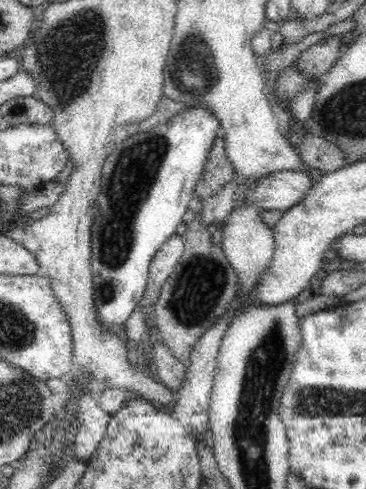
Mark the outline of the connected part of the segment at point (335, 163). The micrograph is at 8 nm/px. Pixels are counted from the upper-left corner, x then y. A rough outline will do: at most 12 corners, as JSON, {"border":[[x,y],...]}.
{"border":[[310,133],[298,152],[316,175],[346,164],[338,146]]}

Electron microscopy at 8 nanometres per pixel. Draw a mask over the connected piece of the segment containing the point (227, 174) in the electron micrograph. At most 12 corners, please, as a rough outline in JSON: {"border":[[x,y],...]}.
{"border":[[223,138],[214,140],[195,196],[202,204],[217,195],[234,171]]}

